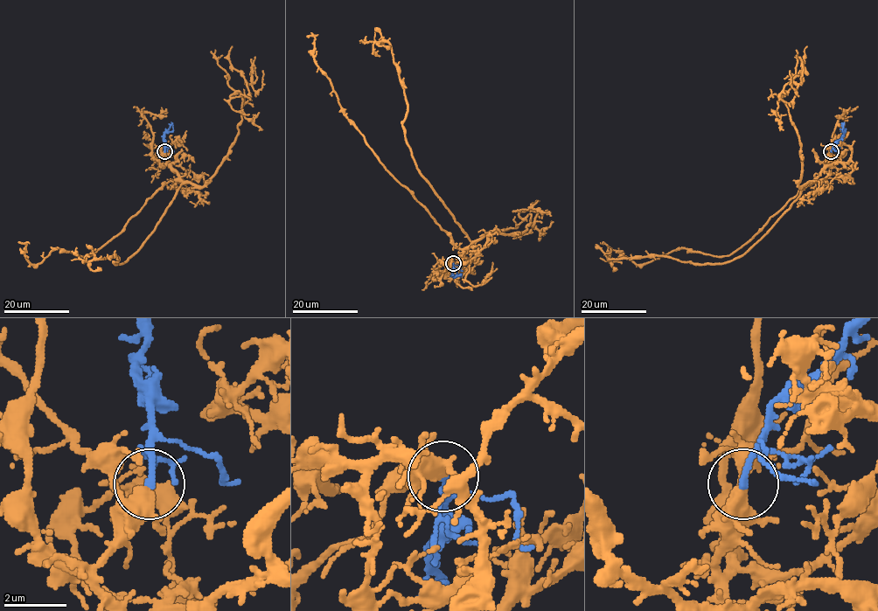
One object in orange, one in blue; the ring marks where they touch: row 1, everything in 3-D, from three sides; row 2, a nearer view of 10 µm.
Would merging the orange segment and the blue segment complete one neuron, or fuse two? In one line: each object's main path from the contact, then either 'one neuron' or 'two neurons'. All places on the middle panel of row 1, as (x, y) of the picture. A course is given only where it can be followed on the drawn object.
orange via (453, 263), (447, 260), (455, 263), (467, 250), (458, 248), (344, 114), (316, 62), (315, 38), (306, 36) | blue via (453, 263), (452, 274), (460, 277) | one neuron

